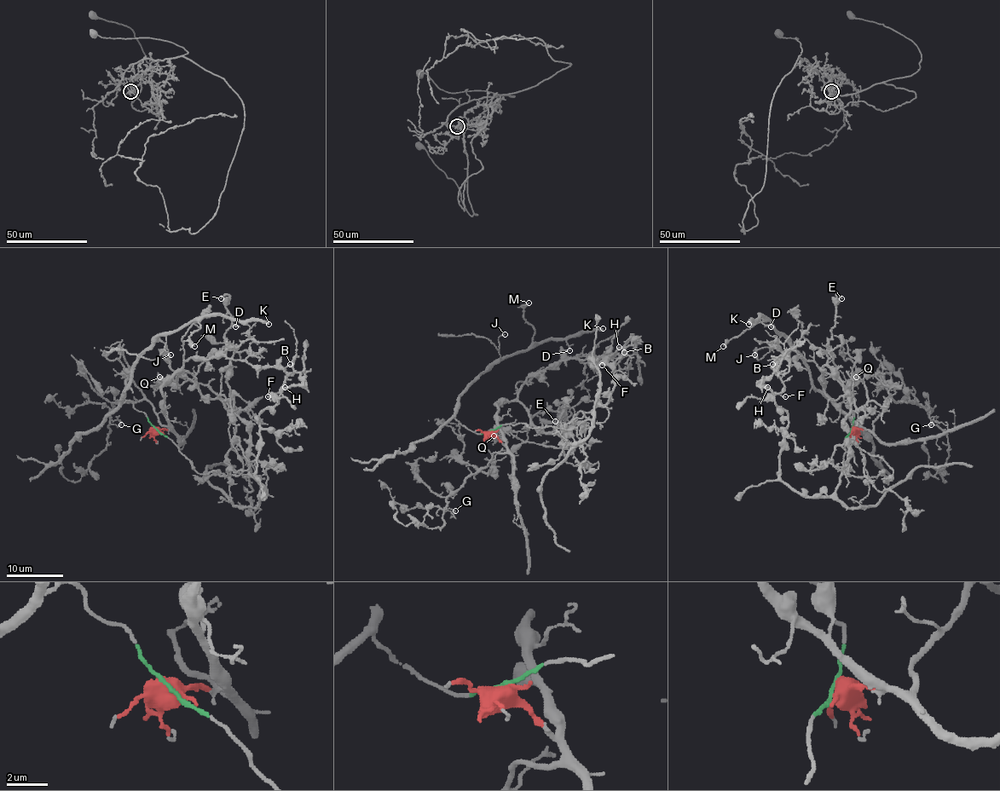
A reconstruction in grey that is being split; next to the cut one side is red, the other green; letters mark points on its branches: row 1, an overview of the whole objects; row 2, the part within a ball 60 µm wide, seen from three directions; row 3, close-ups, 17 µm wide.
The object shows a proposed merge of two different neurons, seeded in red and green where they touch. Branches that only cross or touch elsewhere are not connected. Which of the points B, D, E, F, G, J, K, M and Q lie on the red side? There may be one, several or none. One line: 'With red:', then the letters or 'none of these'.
With red: B, E, F, G, Q

